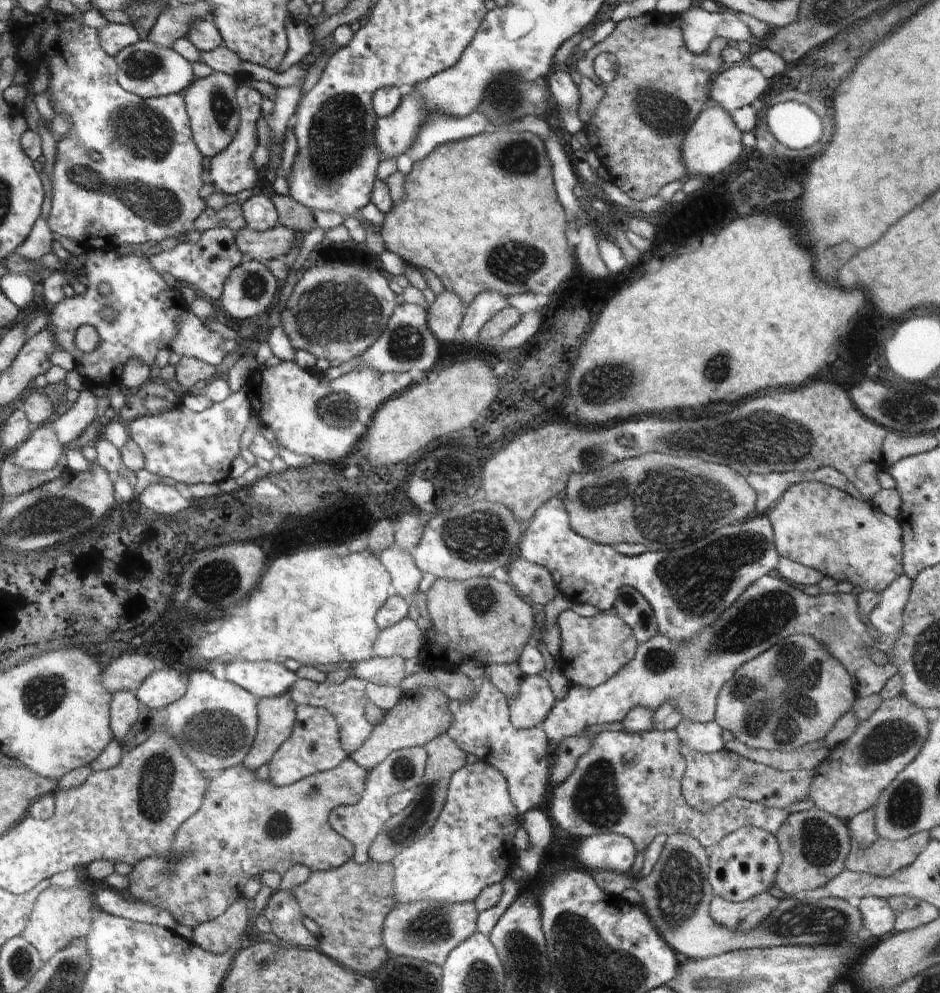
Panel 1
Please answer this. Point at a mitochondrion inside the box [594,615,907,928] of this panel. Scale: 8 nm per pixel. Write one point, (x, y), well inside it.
(778, 698)

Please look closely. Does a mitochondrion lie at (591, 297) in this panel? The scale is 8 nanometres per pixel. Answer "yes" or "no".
no

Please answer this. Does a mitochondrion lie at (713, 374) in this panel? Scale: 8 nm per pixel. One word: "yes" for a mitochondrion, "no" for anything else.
yes

